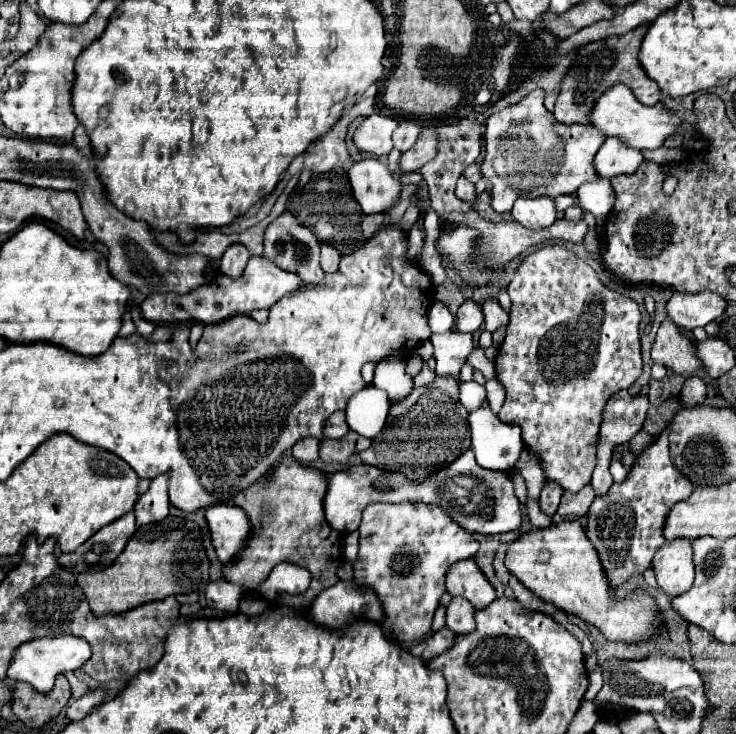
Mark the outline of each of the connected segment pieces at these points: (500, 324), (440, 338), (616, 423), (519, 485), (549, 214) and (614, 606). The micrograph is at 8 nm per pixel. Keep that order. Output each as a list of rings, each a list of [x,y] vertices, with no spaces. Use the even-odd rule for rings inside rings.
[[[485,298],[483,314],[485,314],[485,330],[487,332],[495,332],[497,328],[505,328],[509,322],[507,312],[501,308],[497,298]]]
[[[447,331],[432,333],[430,341],[435,346],[435,360],[437,360],[437,374],[451,374],[459,382],[459,368],[473,350],[473,334]]]
[[[619,390],[619,392],[615,392],[607,400],[607,406],[605,406],[605,412],[603,412],[601,434],[599,434],[601,436],[601,444],[597,446],[597,466],[595,466],[593,478],[591,478],[591,486],[593,486],[593,490],[595,490],[597,496],[605,494],[609,490],[609,486],[613,484],[613,478],[609,474],[609,462],[611,462],[611,450],[613,450],[613,446],[625,442],[623,436],[629,436],[629,440],[631,440],[643,428],[647,408],[649,408],[647,396],[631,396],[627,390]]]
[[[515,469],[511,471],[511,477],[513,478],[515,495],[517,496],[522,505],[527,504],[527,488],[524,479]]]
[[[547,196],[539,198],[519,198],[511,210],[513,218],[523,224],[525,228],[547,228],[557,220],[555,202]]]
[[[569,520],[523,534],[509,544],[505,566],[519,578],[519,582],[523,582],[523,586],[539,594],[539,598],[553,602],[561,610],[593,624],[609,642],[657,642],[667,632],[667,624],[655,598],[643,590],[633,590],[627,598],[615,600],[615,590],[609,586],[599,554],[595,552],[595,546],[587,538],[587,532],[579,520]]]

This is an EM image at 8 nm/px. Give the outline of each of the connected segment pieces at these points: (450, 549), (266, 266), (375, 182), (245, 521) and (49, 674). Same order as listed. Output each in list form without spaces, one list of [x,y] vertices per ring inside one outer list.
[[[371,504],[363,512],[363,520],[359,526],[359,556],[353,564],[355,580],[375,590],[379,596],[385,622],[383,628],[389,636],[397,636],[401,642],[421,640],[429,634],[433,614],[439,606],[441,596],[445,594],[445,574],[453,562],[473,558],[479,550],[479,542],[471,532],[463,530],[457,522],[449,518],[439,506],[433,504]]]
[[[251,256],[249,264],[239,278],[229,278],[223,272],[217,272],[209,284],[197,286],[187,294],[151,294],[141,304],[141,314],[145,320],[161,324],[161,322],[185,322],[195,320],[203,324],[219,322],[237,314],[251,314],[255,308],[271,308],[279,298],[283,298],[289,292],[295,292],[301,286],[299,276],[281,270],[273,262],[269,262],[263,256]]]
[[[369,158],[355,162],[347,172],[351,190],[365,214],[385,212],[393,206],[401,192],[401,180],[393,176],[383,160]]]
[[[215,504],[205,512],[211,528],[213,546],[221,564],[229,564],[237,558],[249,542],[251,524],[245,510],[227,504]]]
[[[47,636],[47,638],[35,638],[35,640],[29,640],[29,642],[23,642],[13,652],[13,658],[11,658],[9,670],[7,670],[7,678],[27,682],[33,688],[37,688],[39,692],[49,692],[51,686],[53,686],[53,682],[55,682],[55,678],[59,674],[81,668],[83,662],[87,662],[89,656],[91,656],[89,644],[83,638],[77,638],[77,636]]]

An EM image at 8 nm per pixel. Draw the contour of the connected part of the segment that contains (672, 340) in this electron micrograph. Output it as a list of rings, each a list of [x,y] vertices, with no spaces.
[[[665,318],[657,330],[651,348],[651,360],[655,364],[671,368],[675,374],[691,376],[703,370],[703,362],[697,356],[695,344],[681,334],[681,330],[671,322],[671,318]]]

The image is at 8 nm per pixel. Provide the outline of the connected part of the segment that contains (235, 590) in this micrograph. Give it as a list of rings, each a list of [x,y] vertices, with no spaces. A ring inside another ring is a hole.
[[[217,580],[217,582],[211,582],[207,586],[207,604],[211,608],[217,608],[221,612],[227,612],[227,614],[235,614],[237,612],[237,606],[239,606],[239,598],[245,594],[247,590],[243,590],[241,586],[235,586],[233,582],[227,582],[227,580]]]

